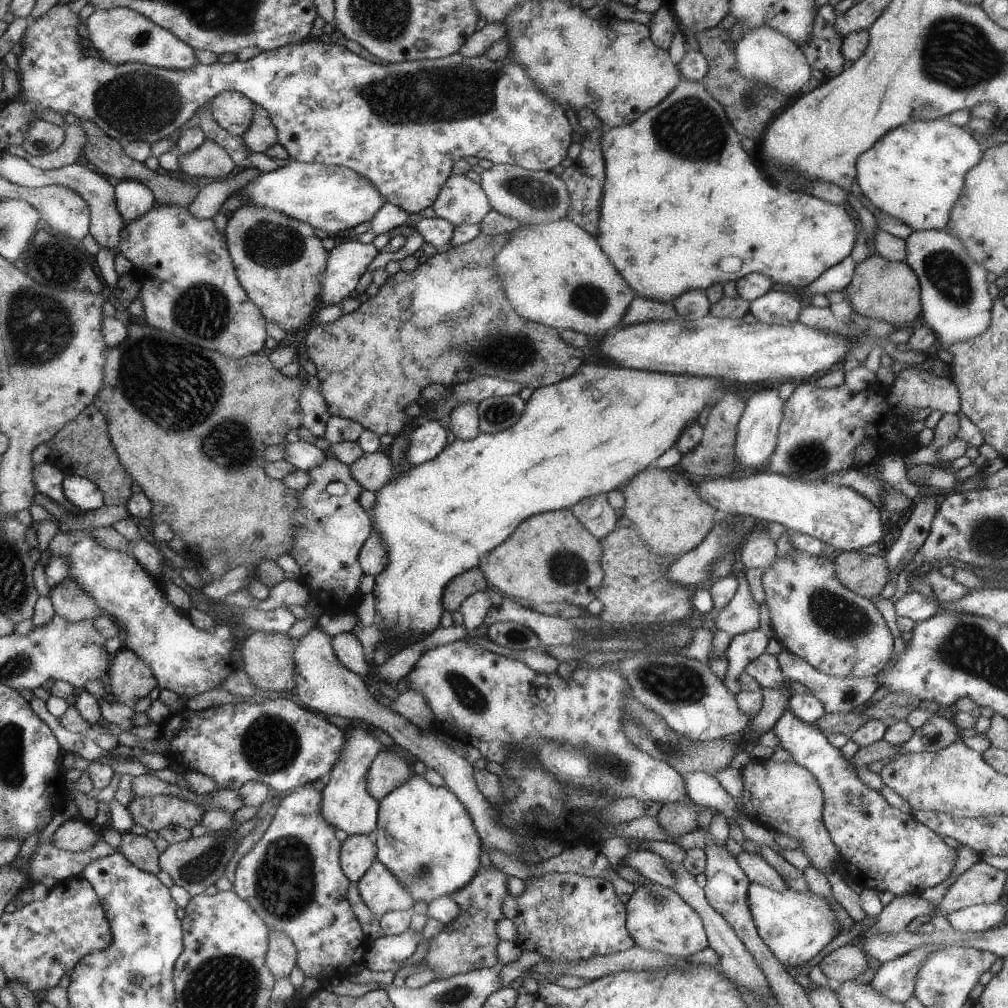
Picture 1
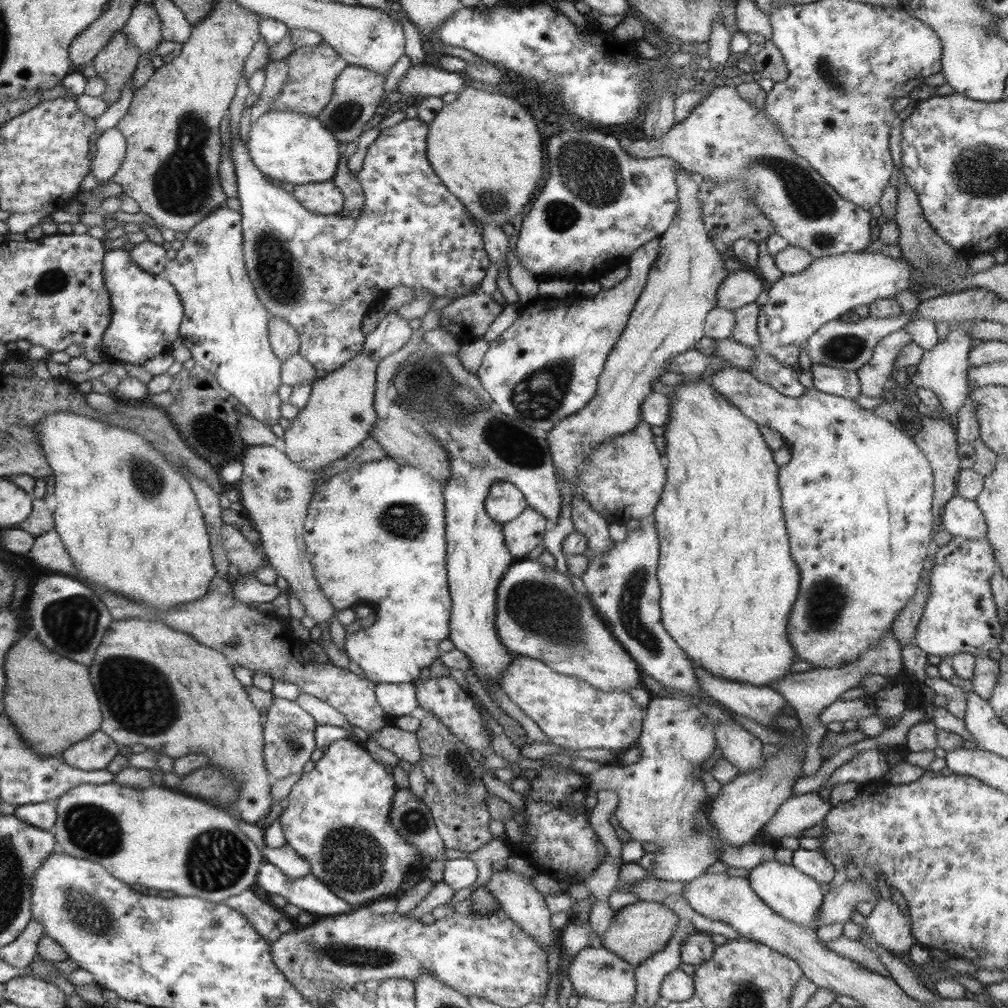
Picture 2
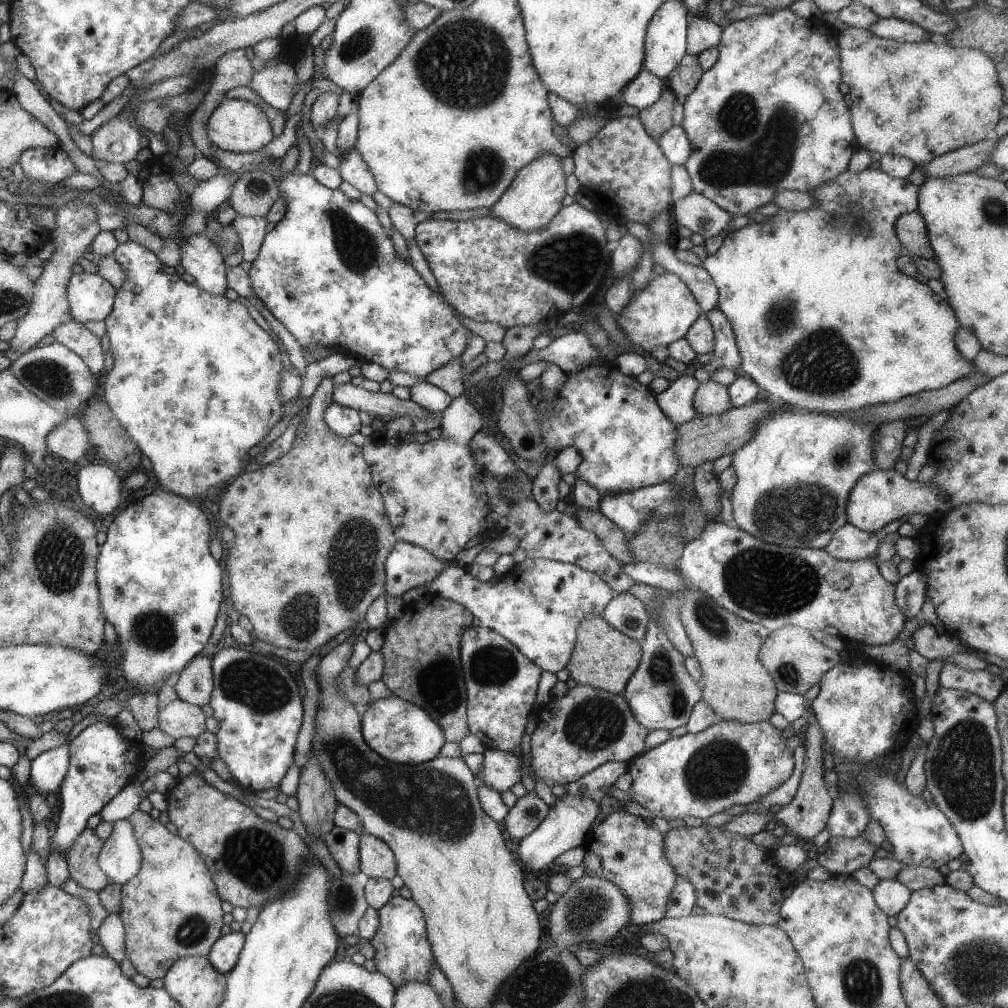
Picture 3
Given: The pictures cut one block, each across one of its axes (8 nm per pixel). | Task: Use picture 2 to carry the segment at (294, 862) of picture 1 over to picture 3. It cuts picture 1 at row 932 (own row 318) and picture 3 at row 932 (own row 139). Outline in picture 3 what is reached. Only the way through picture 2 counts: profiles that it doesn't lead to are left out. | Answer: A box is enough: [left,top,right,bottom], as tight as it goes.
[207,896,431,986]

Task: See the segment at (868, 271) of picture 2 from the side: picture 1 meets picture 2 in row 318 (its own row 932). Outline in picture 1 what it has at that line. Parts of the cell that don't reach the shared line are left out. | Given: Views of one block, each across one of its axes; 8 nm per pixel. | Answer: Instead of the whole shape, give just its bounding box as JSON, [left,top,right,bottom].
[747,884,841,972]

